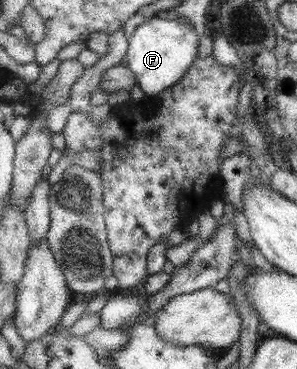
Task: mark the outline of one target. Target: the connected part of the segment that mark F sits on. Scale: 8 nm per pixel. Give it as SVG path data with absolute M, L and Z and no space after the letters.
M150 17L149 21L138 25L131 32L127 43L126 67L132 71L145 98L156 97L179 82L185 69L191 66L197 57L198 41L193 28L179 24L176 19Z

